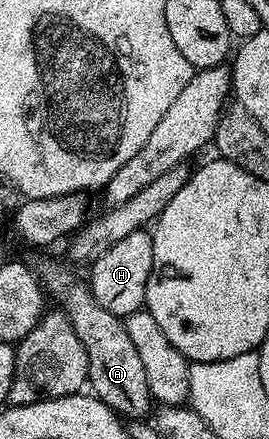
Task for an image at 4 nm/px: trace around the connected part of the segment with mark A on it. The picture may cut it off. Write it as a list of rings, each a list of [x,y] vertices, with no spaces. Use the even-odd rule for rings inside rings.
[[[54,259],[40,260],[36,266],[36,275],[45,294],[58,299],[57,306],[68,317],[76,337],[80,337],[84,353],[88,353],[89,390],[100,402],[127,420],[141,420],[149,416],[152,400],[148,389],[148,373],[144,373],[140,353],[136,353],[136,345],[132,345],[132,337],[128,337],[123,316],[108,313],[108,309],[104,309],[104,305],[94,299],[89,286],[83,280],[81,283],[64,264]]]

